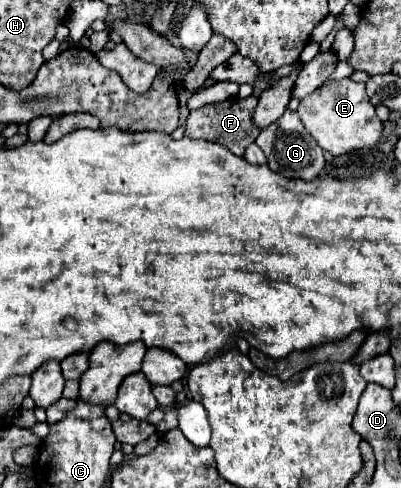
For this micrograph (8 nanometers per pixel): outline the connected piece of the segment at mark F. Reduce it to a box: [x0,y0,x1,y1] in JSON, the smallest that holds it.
[186,96,258,156]

